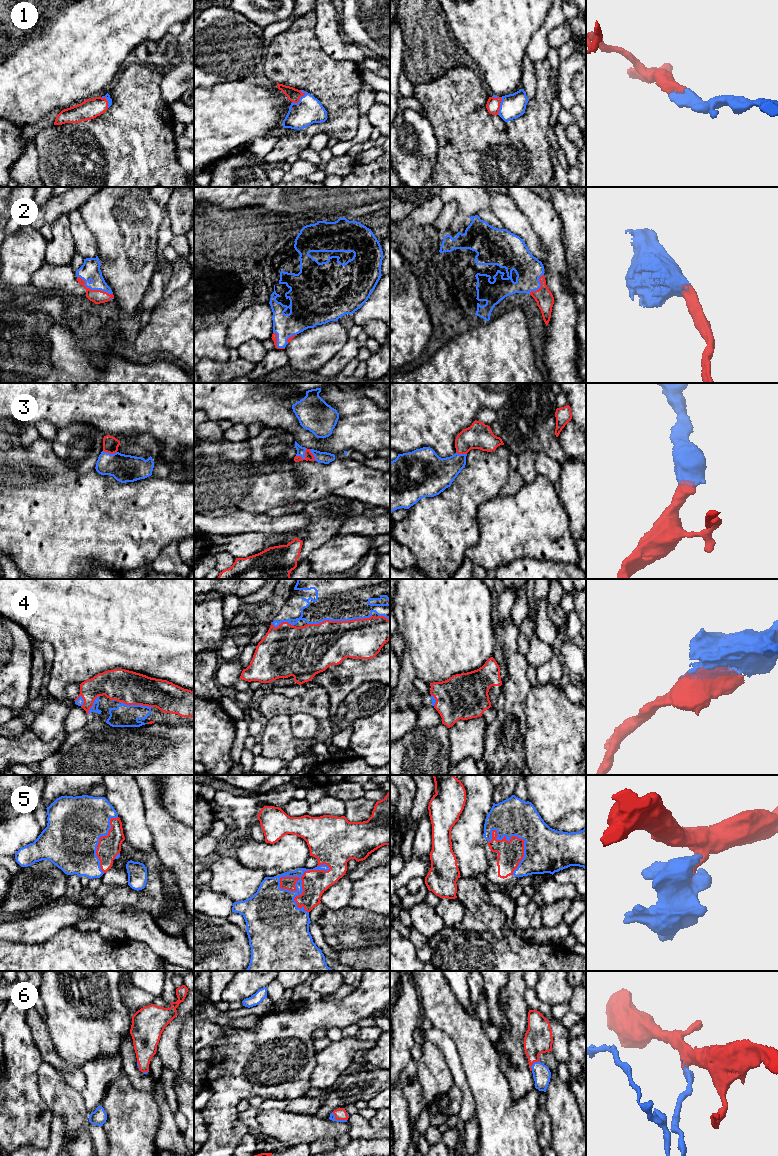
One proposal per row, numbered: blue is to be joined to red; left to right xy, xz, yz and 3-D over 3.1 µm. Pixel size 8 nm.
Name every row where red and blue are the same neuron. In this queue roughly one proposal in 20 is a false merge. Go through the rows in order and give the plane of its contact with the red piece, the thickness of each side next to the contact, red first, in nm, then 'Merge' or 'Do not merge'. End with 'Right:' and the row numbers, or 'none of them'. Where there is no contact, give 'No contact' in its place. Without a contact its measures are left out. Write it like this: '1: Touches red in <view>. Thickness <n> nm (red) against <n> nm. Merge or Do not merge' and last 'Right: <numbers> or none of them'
1: Touches red in xz. Thickness 100 nm (red) against 220 nm. Merge
2: Touches red in xy. Thickness 110 nm (red) against 160 nm. Merge
3: Touches red in xz. Thickness 70 nm (red) against 70 nm. Merge
4: Touches red in xz. Thickness 360 nm (red) against 440 nm. Merge
5: Touches red in xz. Thickness 200 nm (red) against 190 nm. Merge
6: Touches red in xz. Thickness 100 nm (red) against 50 nm. Merge
Right: 1, 2, 3, 4, 5, 6

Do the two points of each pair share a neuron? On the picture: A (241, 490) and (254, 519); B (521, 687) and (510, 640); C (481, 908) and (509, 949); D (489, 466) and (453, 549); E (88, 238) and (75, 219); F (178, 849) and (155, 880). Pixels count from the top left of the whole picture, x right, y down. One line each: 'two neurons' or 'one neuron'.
A: two neurons
B: one neuron
C: two neurons
D: one neuron
E: one neuron
F: two neurons

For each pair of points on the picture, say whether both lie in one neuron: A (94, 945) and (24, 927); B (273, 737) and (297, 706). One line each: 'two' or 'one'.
A: two
B: two

